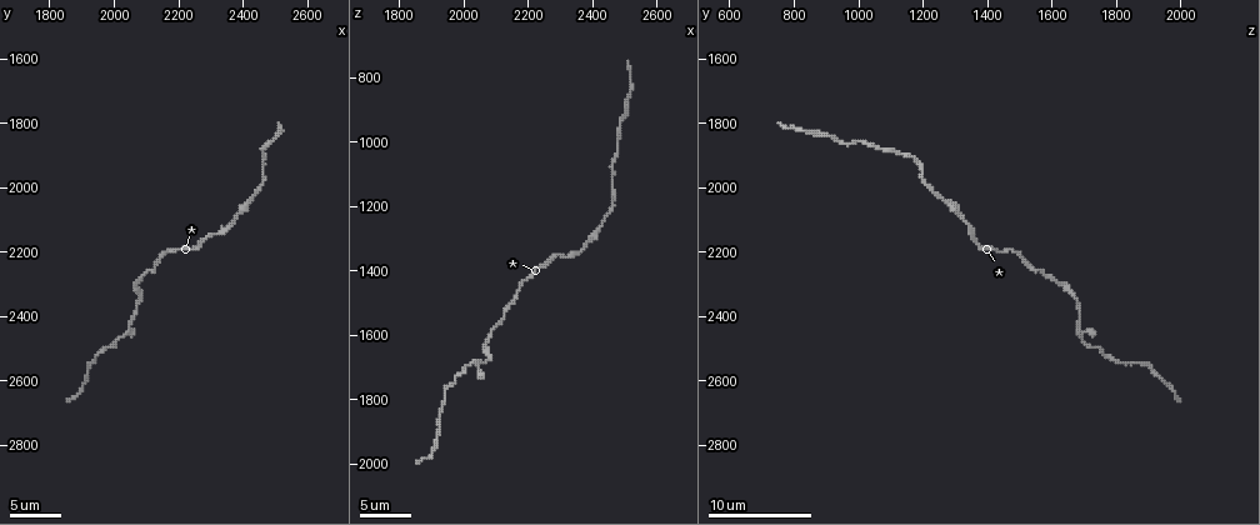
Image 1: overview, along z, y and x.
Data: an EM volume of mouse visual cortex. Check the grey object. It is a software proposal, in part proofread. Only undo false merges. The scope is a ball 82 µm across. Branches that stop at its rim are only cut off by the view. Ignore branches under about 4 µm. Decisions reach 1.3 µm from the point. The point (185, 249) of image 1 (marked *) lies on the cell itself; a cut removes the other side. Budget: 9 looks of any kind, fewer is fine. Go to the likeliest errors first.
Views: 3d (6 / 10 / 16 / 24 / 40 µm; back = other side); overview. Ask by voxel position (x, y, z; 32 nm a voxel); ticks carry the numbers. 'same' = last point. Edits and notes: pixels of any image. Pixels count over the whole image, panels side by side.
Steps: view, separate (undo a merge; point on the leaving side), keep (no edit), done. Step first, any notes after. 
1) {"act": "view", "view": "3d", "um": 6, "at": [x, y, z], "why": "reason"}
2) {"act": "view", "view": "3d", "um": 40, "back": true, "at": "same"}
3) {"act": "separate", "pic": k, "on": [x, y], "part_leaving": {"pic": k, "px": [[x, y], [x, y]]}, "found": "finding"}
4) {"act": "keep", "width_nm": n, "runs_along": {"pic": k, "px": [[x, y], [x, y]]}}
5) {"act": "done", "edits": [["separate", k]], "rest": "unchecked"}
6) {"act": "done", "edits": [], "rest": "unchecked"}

{"act": "view", "view": "3d", "um": 10, "at": [2050, 2420, 1680], "why": "three-way junction"}

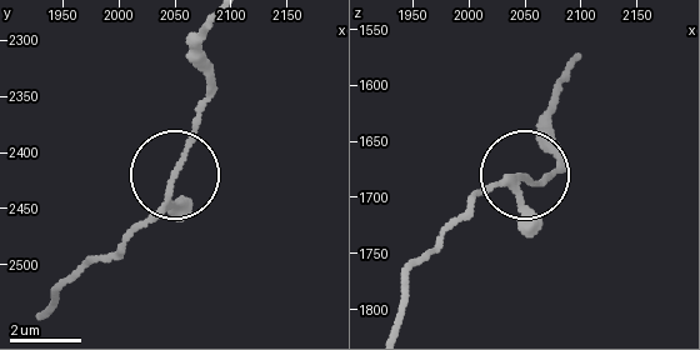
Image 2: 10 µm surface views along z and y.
{"act": "view", "view": "3d", "um": 10, "back": true, "at": [2050, 2426, 1680], "why": "from behind"}

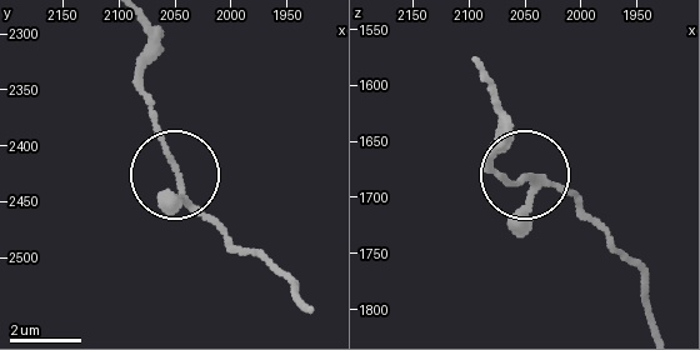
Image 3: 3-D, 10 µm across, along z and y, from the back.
{"act": "keep", "width_nm": 130, "runs_along": {"pic": 3, "px": [[143, 23], [164, 154], [188, 199], [230, 241]]}, "found": "continuous, no second cell"}

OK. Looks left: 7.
{"act": "view", "view": "3d", "um": 10, "at": [2510, 1840, 920], "why": "calibre changes"}

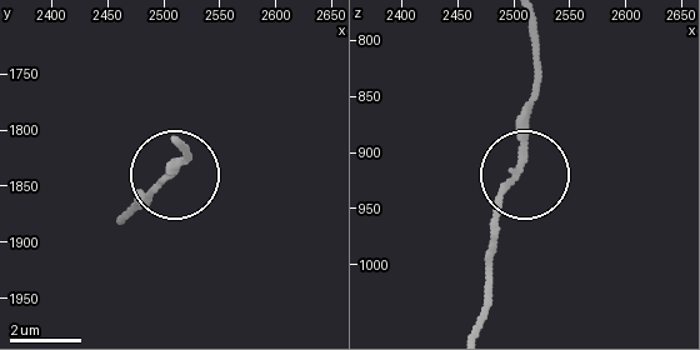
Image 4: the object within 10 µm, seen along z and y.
{"act": "keep", "runs_along": {"pic": 4, "px": [[120, 219], [139, 193], [148, 201], [184, 165]]}, "found": "continuous, no second cell"}

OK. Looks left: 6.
{"act": "view", "view": "3d", "um": 10, "at": [1930, 2540, 1840]}

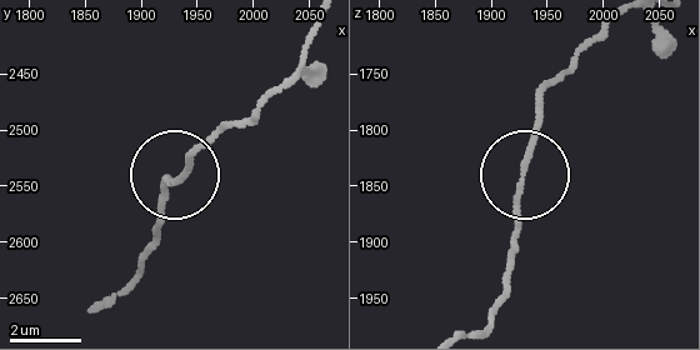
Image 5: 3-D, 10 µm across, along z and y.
{"act": "keep", "runs_along": {"pic": 5, "px": [[269, 99], [221, 128], [164, 194]]}, "found": "continuous, no second cell"}

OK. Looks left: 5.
{"act": "view", "view": "3d", "um": 10, "at": [2410, 2040, 1280]}

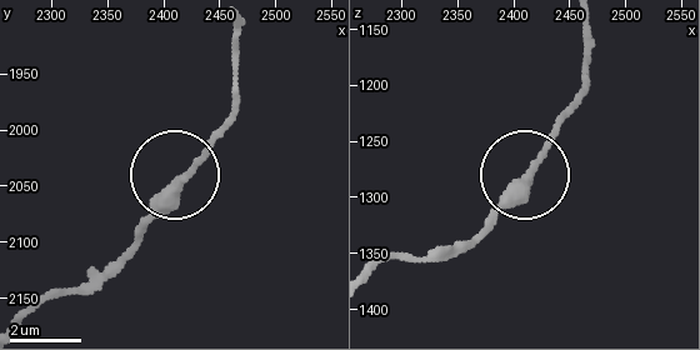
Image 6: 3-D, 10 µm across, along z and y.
{"act": "view", "view": "3d", "um": 6, "at": [2416, 2044, 1272], "why": "zoom in"}

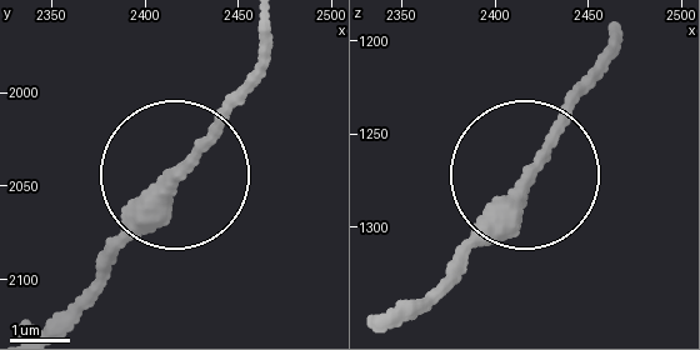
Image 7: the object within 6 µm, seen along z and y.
{"act": "keep", "found": "one cell here"}

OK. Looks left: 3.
{"act": "done", "edits": [], "rest": "unchecked"}

